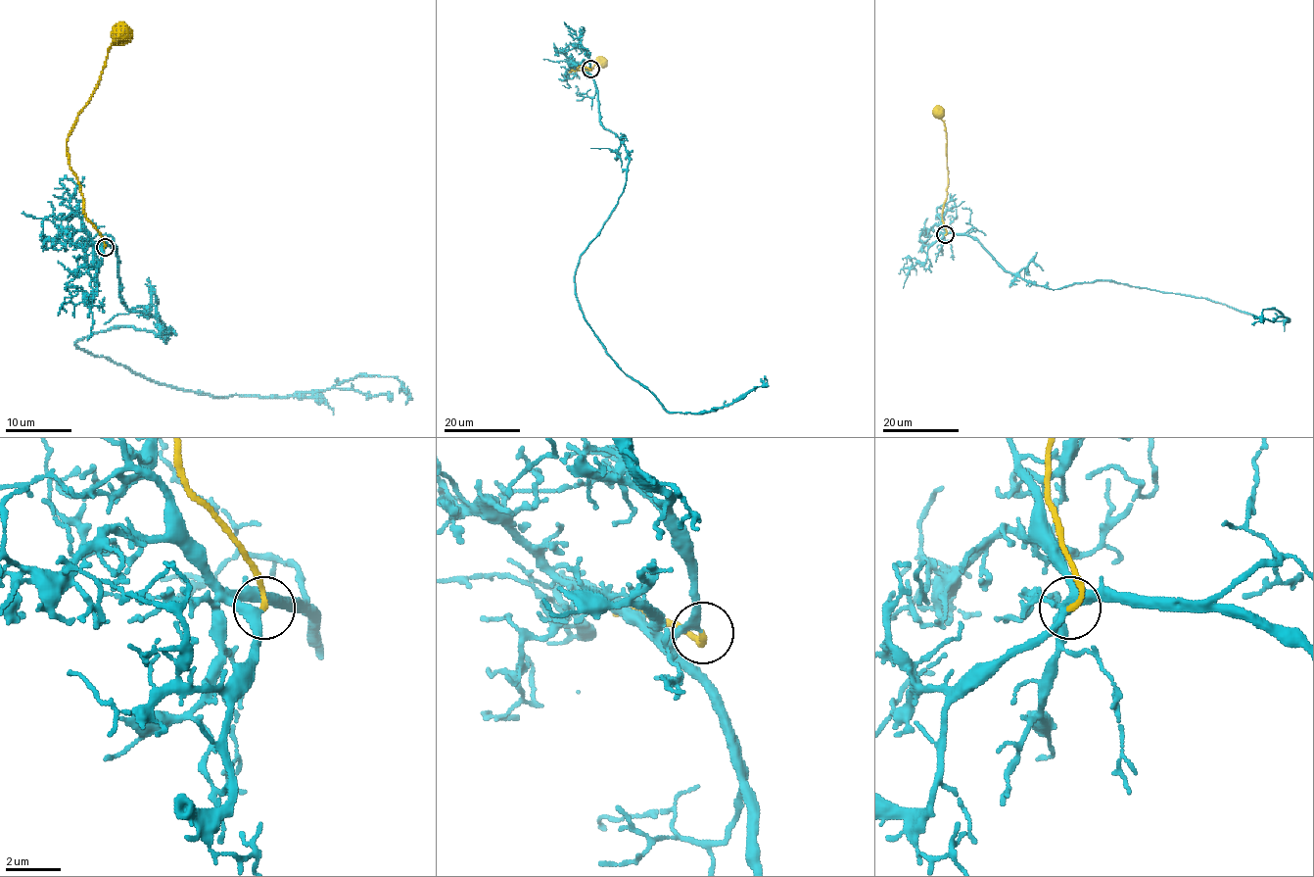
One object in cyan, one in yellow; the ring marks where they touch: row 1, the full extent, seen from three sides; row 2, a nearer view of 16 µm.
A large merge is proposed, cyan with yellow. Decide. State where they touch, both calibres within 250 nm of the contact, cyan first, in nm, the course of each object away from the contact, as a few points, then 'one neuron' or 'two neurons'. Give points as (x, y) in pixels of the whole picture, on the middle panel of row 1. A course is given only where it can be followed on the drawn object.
place (590, 69); calibres 280 and 200 nm; course cyan (590, 69), (600, 123), (629, 161), (576, 271), (585, 320), (670, 412), (715, 410), (764, 376); course yellow (590, 69), (580, 66), (569, 72), (587, 71), (599, 65), (601, 60); one neuron

